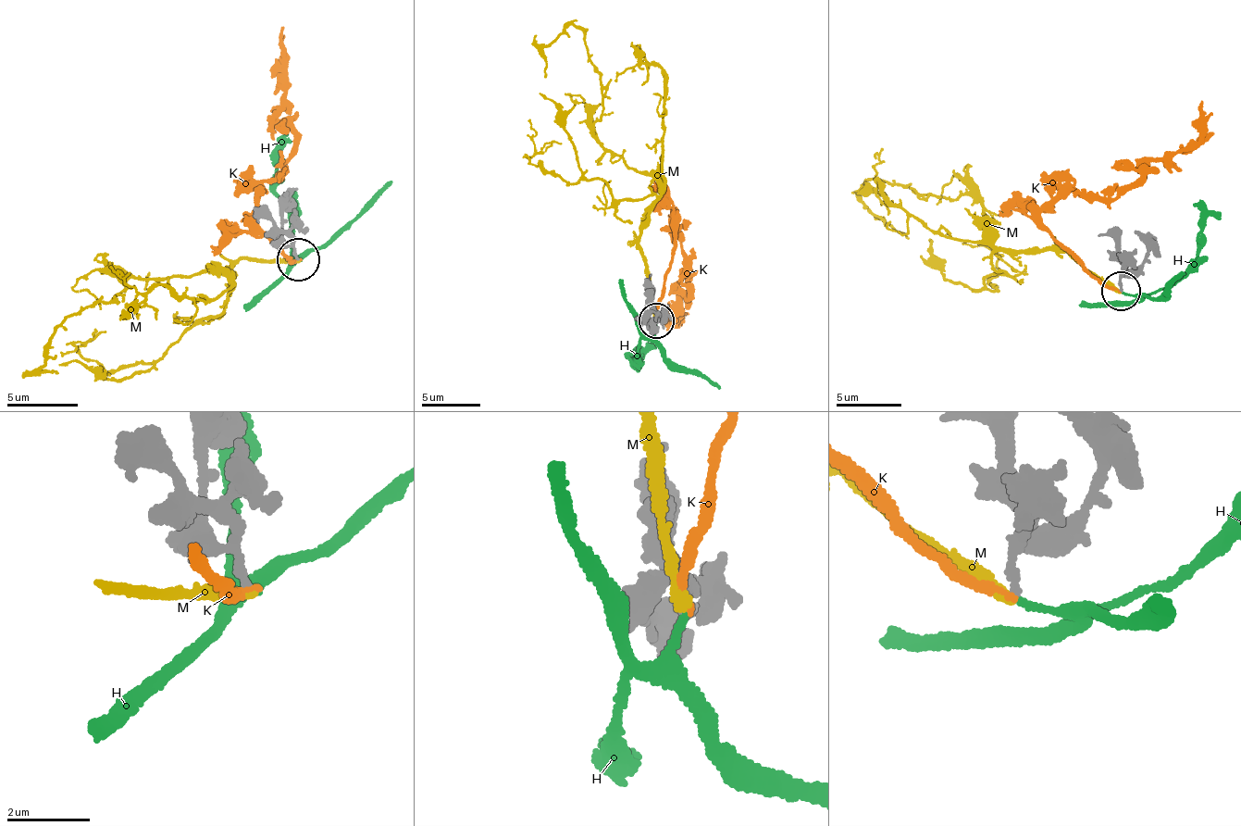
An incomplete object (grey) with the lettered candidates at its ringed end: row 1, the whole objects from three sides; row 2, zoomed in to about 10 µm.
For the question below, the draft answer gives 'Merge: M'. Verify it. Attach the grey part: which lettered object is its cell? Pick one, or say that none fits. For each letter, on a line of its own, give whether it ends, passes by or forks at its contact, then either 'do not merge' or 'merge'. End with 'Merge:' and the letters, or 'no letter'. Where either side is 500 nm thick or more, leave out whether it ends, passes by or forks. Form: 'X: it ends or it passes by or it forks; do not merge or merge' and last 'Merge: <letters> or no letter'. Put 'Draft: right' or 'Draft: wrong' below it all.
H: it ends; merge
K: it ends; do not merge
M: it ends; do not merge
Merge: H
Draft: wrong

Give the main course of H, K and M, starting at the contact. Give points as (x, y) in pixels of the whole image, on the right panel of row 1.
H: (1123, 292), (1157, 294), (1174, 281), (1202, 248), (1201, 200)
K: (1121, 292), (1077, 265), (1039, 215), (1073, 193), (1114, 200), (1151, 161), (1170, 161), (1199, 138), (1204, 101)
M: (1121, 292), (1064, 252), (1005, 251), (976, 197), (917, 193), (872, 178), (861, 190), (864, 207), (910, 239)

